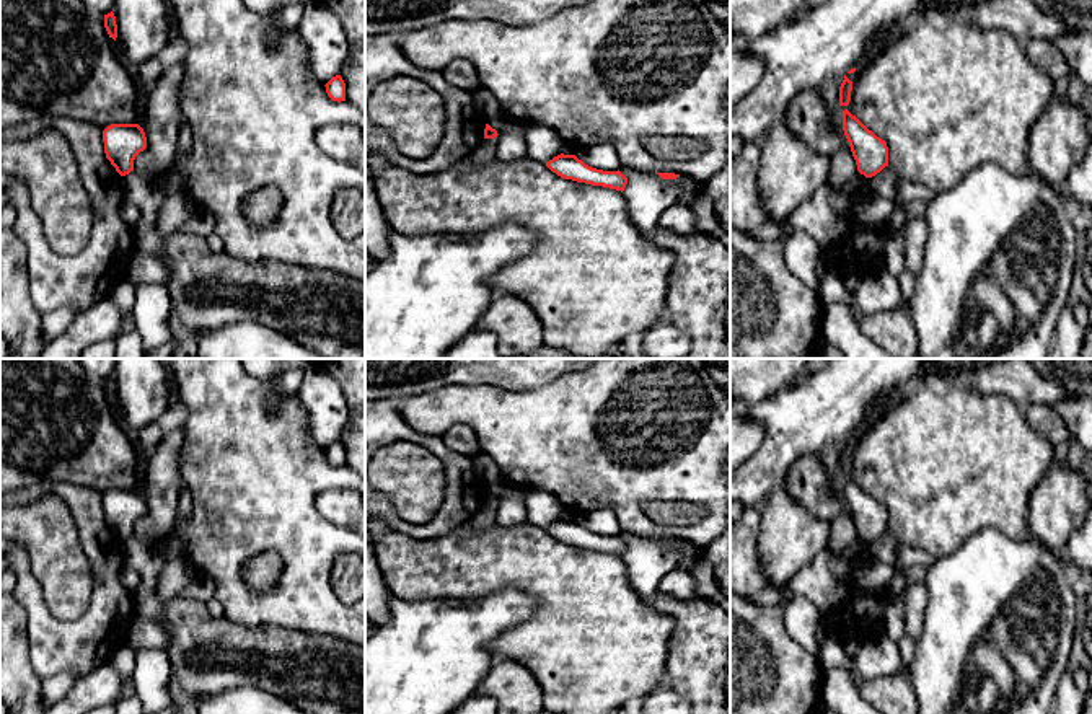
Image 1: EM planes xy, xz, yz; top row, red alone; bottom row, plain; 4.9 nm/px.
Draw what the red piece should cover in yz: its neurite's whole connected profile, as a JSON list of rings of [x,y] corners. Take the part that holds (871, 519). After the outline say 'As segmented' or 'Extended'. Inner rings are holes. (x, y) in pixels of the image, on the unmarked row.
[[[848,474],[843,476],[843,496],[861,540],[872,543],[888,531],[887,507],[869,496]]]. As segmented

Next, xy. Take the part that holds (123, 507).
[[[111,489],[103,496],[104,518],[121,541],[134,536],[135,522],[147,513],[139,489]]]. As segmented

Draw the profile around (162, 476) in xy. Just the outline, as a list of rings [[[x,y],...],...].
[[[184,429],[166,434],[152,450],[142,468],[139,491],[147,502],[147,513],[134,525],[134,536],[158,546],[176,522],[179,491],[184,487],[181,476],[181,453]]]

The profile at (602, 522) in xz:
[[[611,510],[575,512],[574,520],[597,535],[618,536],[621,533],[619,522]]]

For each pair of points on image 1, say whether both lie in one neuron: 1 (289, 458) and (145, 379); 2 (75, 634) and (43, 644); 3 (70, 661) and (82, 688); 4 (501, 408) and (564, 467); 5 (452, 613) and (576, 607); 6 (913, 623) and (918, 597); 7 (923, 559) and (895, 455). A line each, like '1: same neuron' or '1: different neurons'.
1: different neurons
2: same neuron
3: different neurons
4: same neuron
5: different neurons
6: same neuron
7: different neurons

